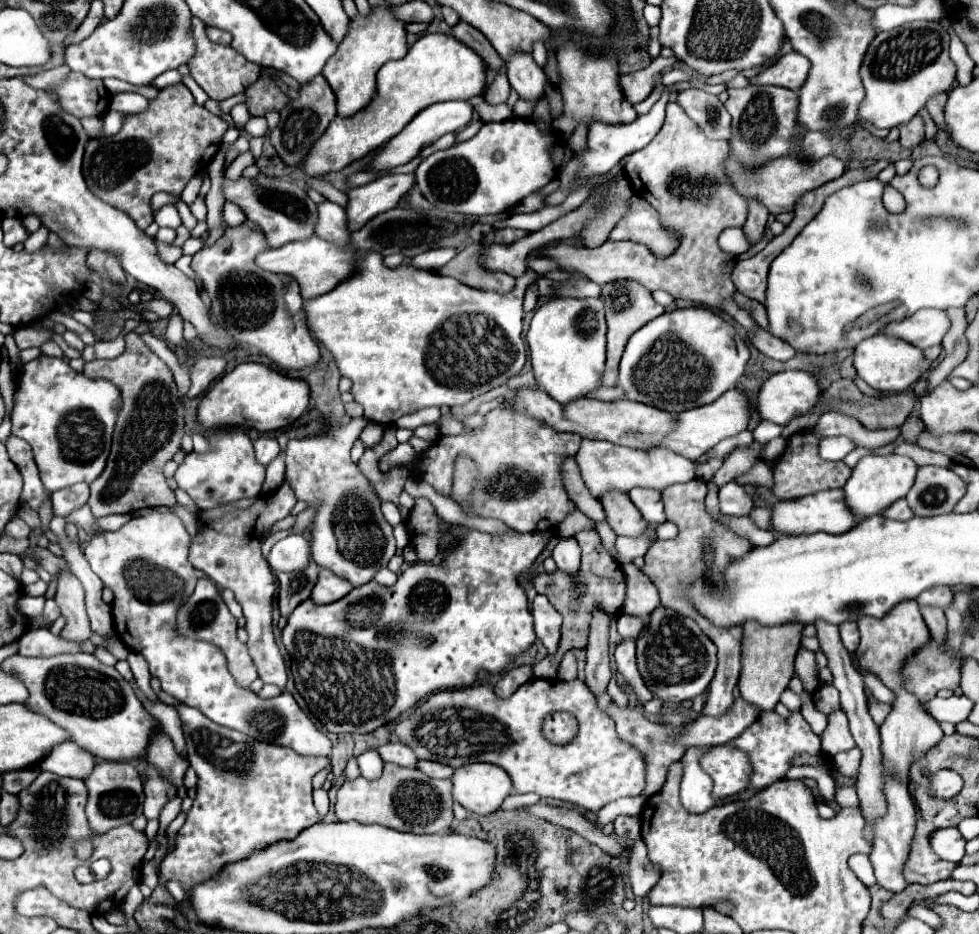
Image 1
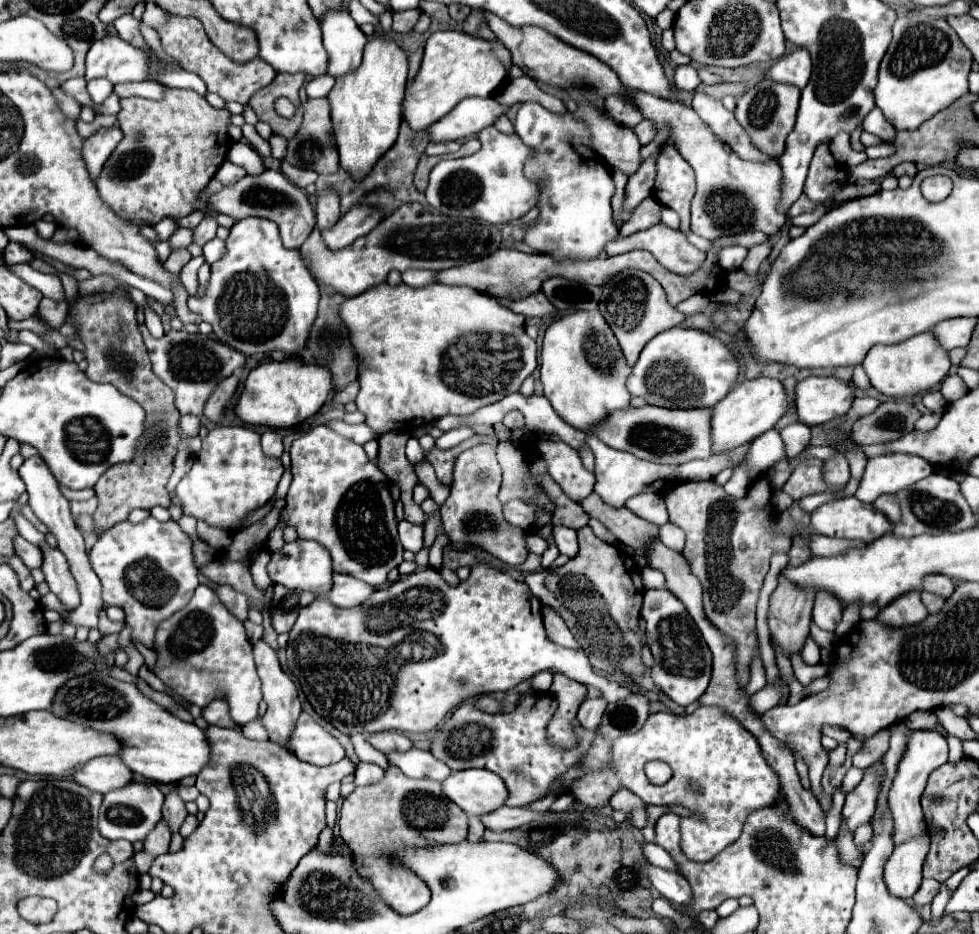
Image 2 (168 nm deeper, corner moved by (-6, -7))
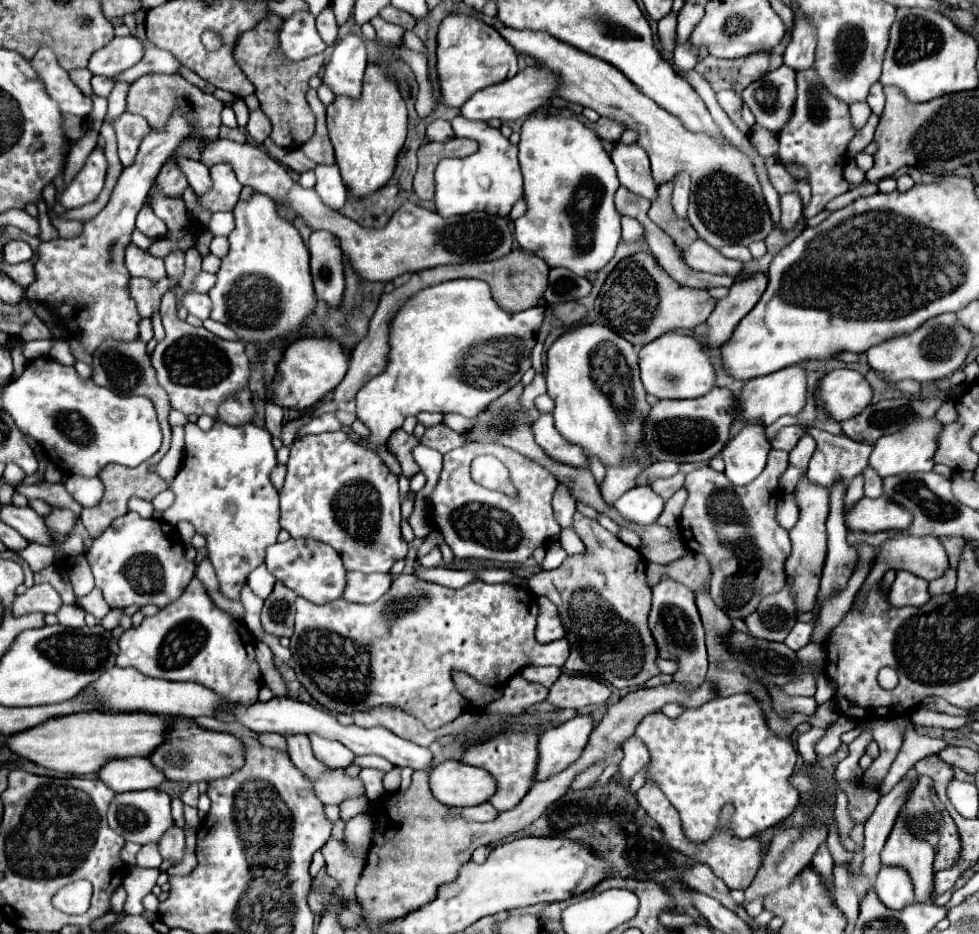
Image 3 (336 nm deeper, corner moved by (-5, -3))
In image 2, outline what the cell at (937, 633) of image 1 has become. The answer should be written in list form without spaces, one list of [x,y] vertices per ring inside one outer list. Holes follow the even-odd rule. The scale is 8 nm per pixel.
[[[922,591],[922,603],[928,609],[928,613],[938,613],[938,609],[942,609],[942,605],[944,605],[942,597],[936,597],[936,595],[926,593],[926,591]]]

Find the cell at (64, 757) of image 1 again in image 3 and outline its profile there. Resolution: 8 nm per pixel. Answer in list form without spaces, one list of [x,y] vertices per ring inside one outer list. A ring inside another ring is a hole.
[[[125,757],[109,761],[97,771],[97,775],[107,787],[115,789],[117,793],[155,789],[167,781],[161,769],[157,769],[145,757]]]

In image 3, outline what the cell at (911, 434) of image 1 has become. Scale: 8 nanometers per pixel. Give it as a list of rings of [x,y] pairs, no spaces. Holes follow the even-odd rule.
[[[945,401],[941,405],[941,409],[937,411],[937,419],[941,419],[941,423],[953,423],[953,421],[957,421],[955,401]]]

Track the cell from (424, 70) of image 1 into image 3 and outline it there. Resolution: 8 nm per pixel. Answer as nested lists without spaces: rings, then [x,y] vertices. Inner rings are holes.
[[[447,15],[439,27],[437,33],[437,73],[439,73],[439,81],[441,81],[441,89],[443,89],[443,105],[449,107],[461,107],[473,93],[497,85],[505,79],[513,78],[519,72],[518,54],[515,49],[499,35],[497,29],[493,29],[491,25],[483,23],[481,19],[473,17],[473,15]]]

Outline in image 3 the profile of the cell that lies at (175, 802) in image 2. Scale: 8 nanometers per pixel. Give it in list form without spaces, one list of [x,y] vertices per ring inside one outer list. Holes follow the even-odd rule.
[[[173,827],[163,835],[163,839],[159,841],[159,853],[163,859],[181,863],[183,853],[185,853],[185,835],[179,827]]]

